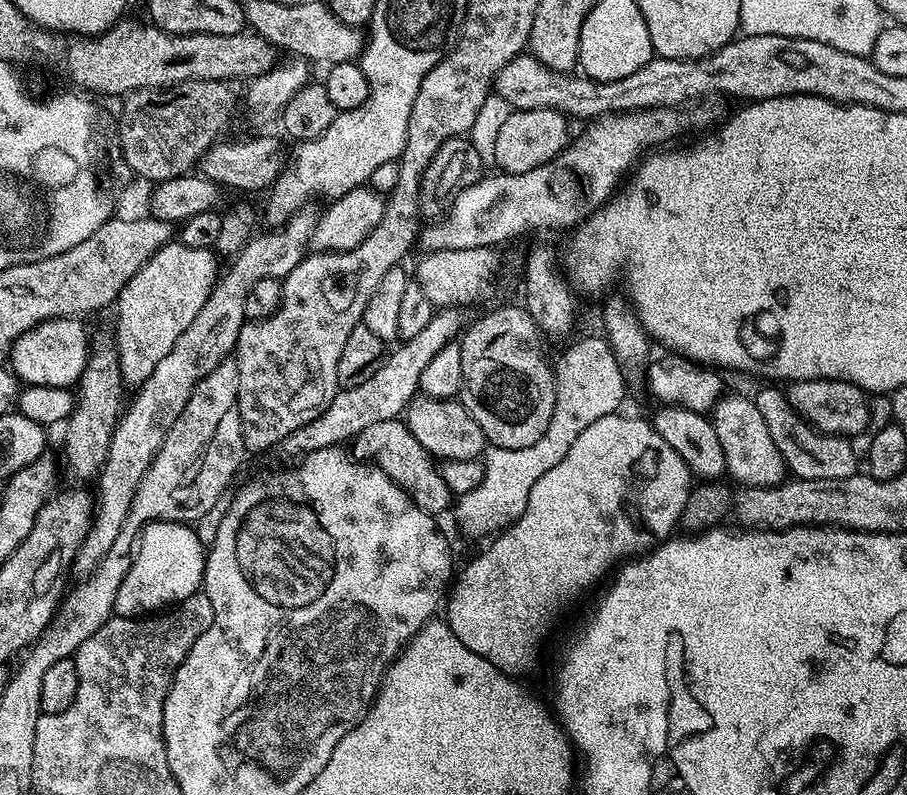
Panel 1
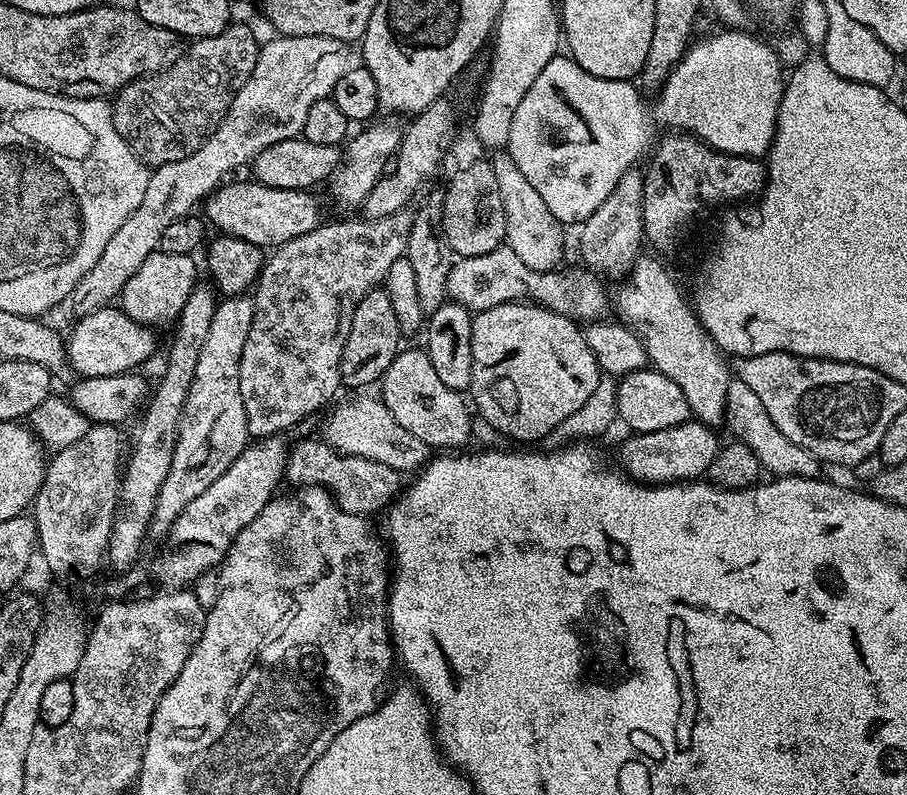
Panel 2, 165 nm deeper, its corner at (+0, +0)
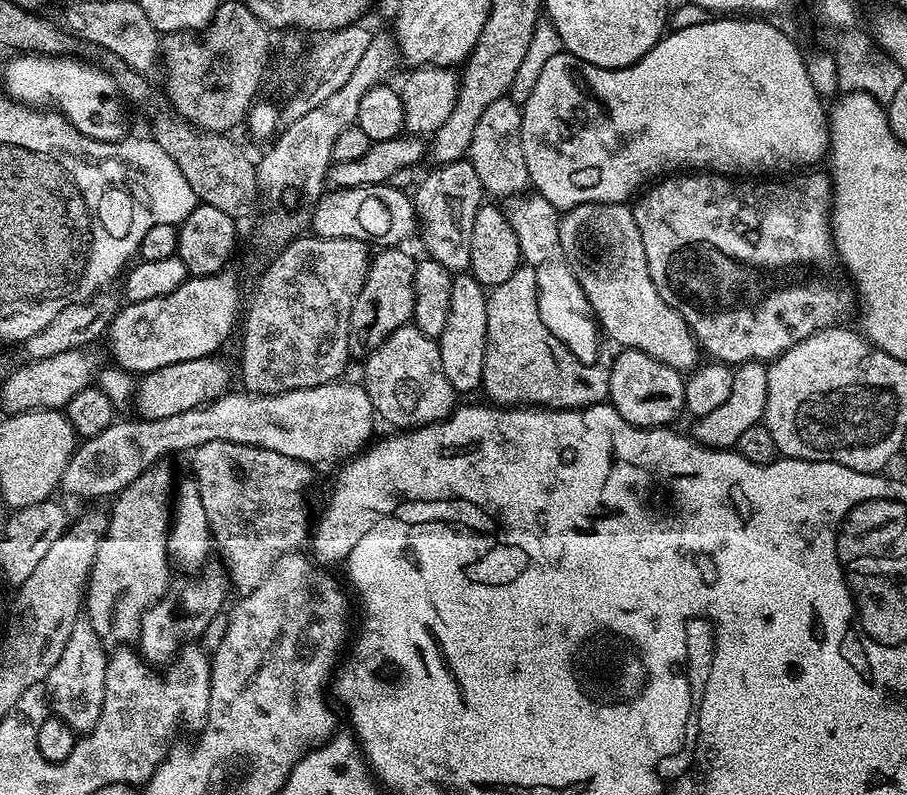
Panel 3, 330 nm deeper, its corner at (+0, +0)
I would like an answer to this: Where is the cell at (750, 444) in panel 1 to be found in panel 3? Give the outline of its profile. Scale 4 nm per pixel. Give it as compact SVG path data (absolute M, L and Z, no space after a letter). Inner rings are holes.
M627 203L583 204L567 209L559 217L559 222L558 236L565 258L572 265L583 299L592 312L596 311L605 334L610 339L617 340L621 349L633 348L642 354L650 354L650 358L670 366L678 373L691 373L701 363L702 349L696 343L690 326L686 326L684 315L664 301L650 278L650 270L646 266L646 250L642 250L642 234L638 234L638 222L634 222L632 208Z

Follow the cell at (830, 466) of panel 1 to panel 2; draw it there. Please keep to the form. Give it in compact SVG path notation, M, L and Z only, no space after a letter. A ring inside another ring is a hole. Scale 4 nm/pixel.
M735 378L732 379L728 387L726 426L736 435L733 437L739 443L749 444L754 450L760 467L765 473L772 472L768 474L773 477L819 477L821 475L821 460L814 454L810 454L810 450L802 450L802 446L790 442L790 438L786 438L786 434L782 434L782 430L778 430L778 426L774 426L774 422L770 419L770 414L766 414L766 406L762 406L762 401L758 398L758 394L754 394L754 390L750 390L750 386L746 386L746 382Z

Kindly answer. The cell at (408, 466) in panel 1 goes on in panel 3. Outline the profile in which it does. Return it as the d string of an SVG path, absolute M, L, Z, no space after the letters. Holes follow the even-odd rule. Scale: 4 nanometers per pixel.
M232 441L206 442L198 446L190 458L191 475L206 510L211 539L217 549L220 547L220 556L228 567L227 579L232 588L237 588L237 593L252 592L272 570L281 551L280 544L287 542L284 531L296 524L295 518L284 516L284 512L299 506L300 492L312 484L313 465L276 450Z

